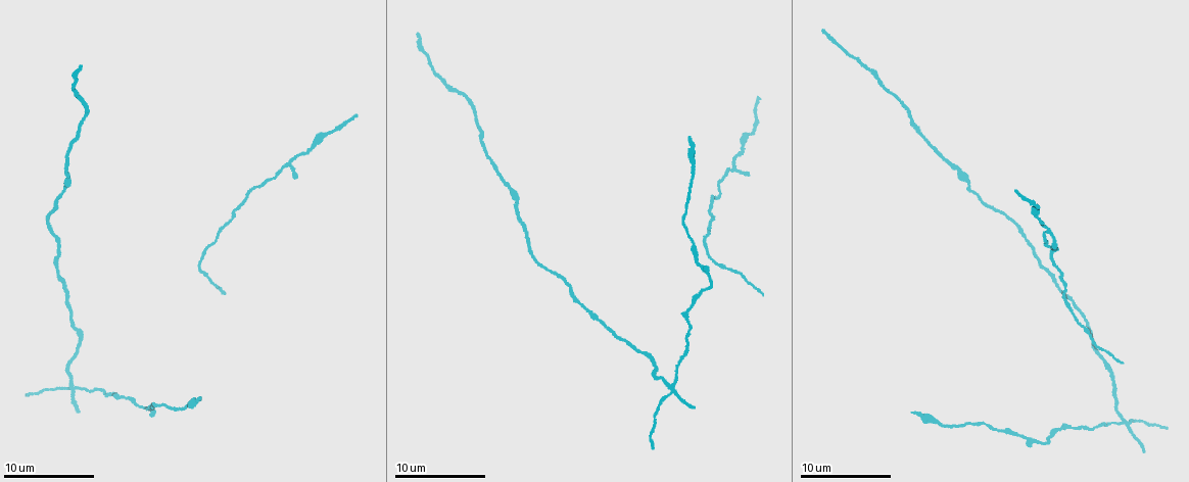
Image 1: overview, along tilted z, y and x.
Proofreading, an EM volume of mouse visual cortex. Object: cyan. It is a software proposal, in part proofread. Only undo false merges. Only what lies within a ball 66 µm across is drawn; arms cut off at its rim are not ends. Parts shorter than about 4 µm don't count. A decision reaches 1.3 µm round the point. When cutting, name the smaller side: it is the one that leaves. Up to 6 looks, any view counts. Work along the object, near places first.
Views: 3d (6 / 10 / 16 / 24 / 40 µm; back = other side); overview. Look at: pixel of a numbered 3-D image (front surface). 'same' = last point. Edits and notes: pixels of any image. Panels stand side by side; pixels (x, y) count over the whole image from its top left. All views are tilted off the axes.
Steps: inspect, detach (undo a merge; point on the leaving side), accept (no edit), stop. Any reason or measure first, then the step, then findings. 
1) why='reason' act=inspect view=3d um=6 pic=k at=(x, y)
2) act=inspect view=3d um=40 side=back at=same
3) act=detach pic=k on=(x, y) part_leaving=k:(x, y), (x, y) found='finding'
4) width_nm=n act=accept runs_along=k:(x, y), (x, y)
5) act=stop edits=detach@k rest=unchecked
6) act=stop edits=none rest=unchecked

why='calibre changes' act=inspect view=3d um=16 pic=1 at=(311, 148)

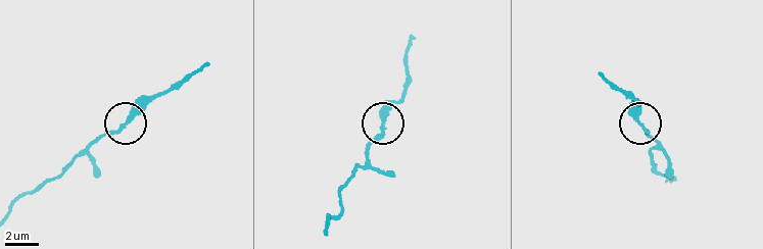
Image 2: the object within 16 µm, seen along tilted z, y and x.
act=inspect view=3d um=6 pic=2 at=(641, 124)

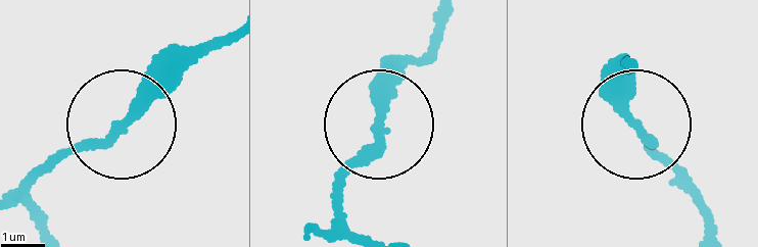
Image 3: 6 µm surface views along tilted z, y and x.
act=accept runs_along=3:(309, 233), (334, 224), (347, 171), (412, 60) found='all the same neuron'

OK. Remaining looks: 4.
why='a narrow waist' act=inspect view=3d um=10 pic=1 at=(718, 189)

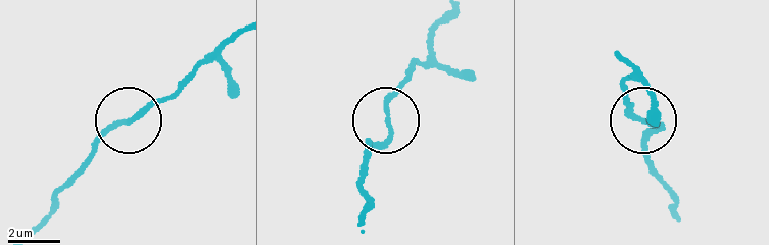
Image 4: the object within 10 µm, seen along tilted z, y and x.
act=accept found='all the same neuron'

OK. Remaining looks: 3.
why='thick turns thin' act=inspect view=3d um=10 pic=1 at=(516, 201)

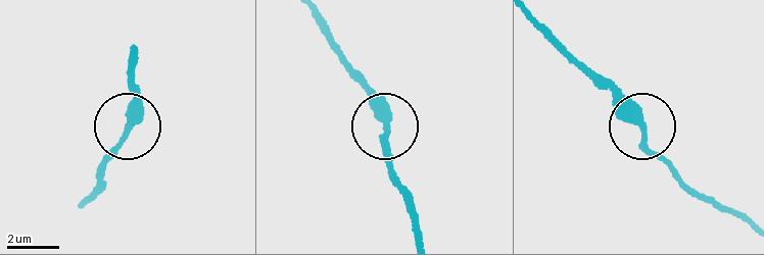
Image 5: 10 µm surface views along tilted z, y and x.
width_nm=310 act=accept runs_along=5:(421, 238), (374, 96), (362, 75) found='one neuron here'

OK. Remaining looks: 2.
act=stop edits=none rest=unchecked

